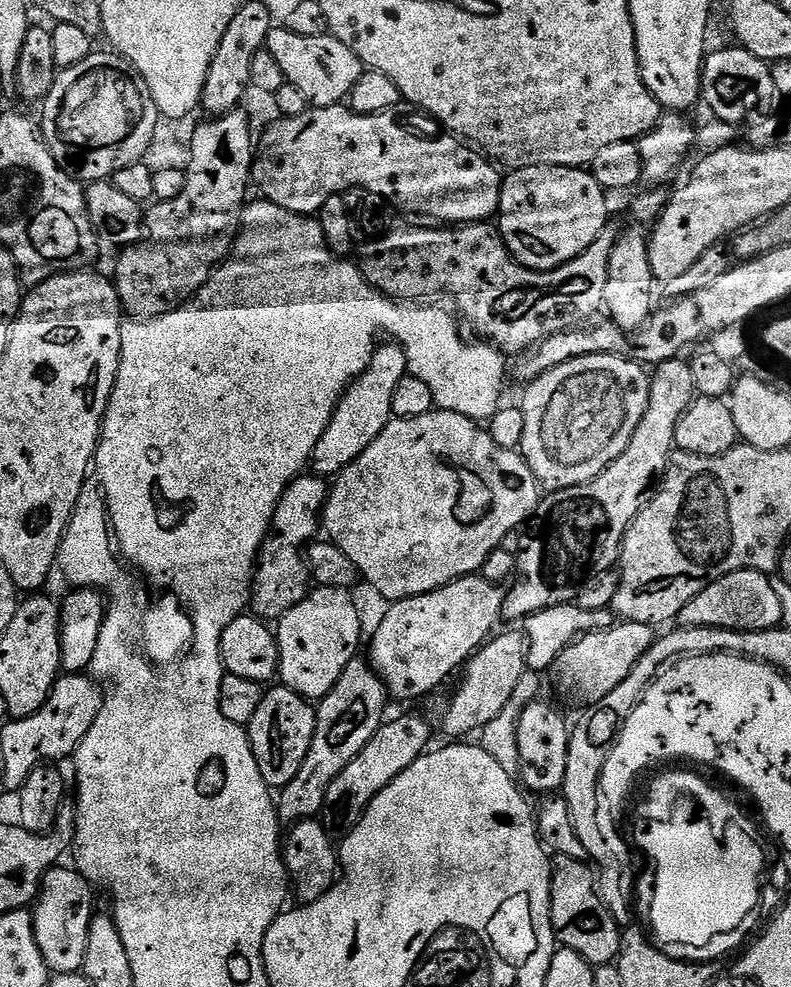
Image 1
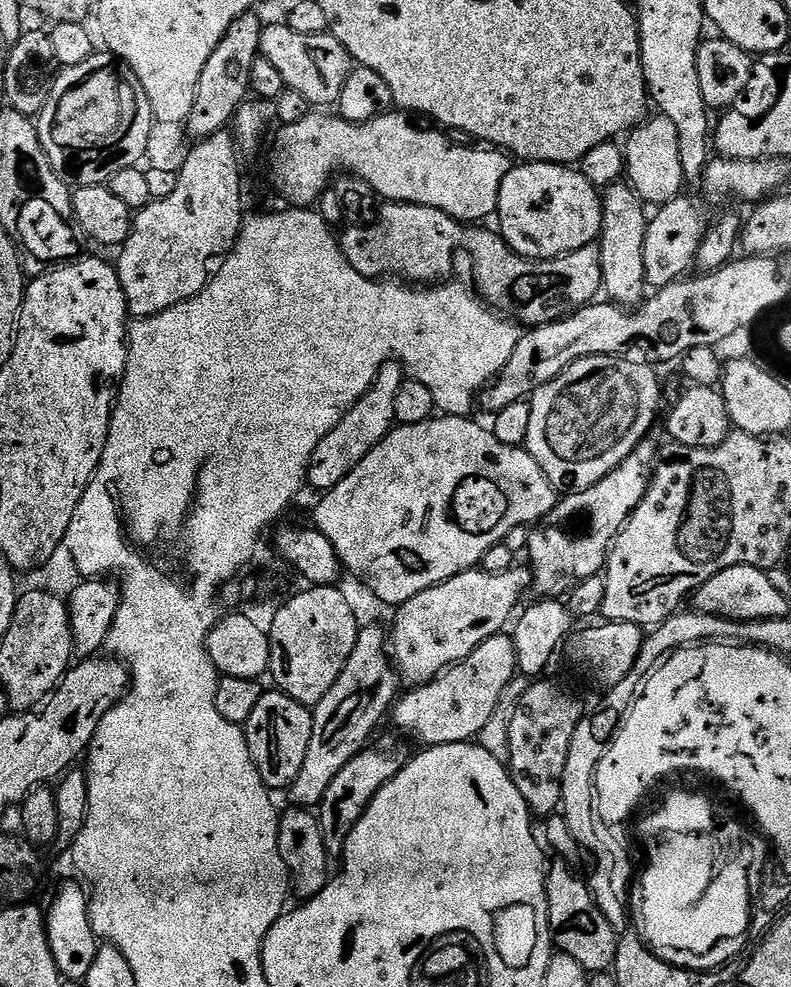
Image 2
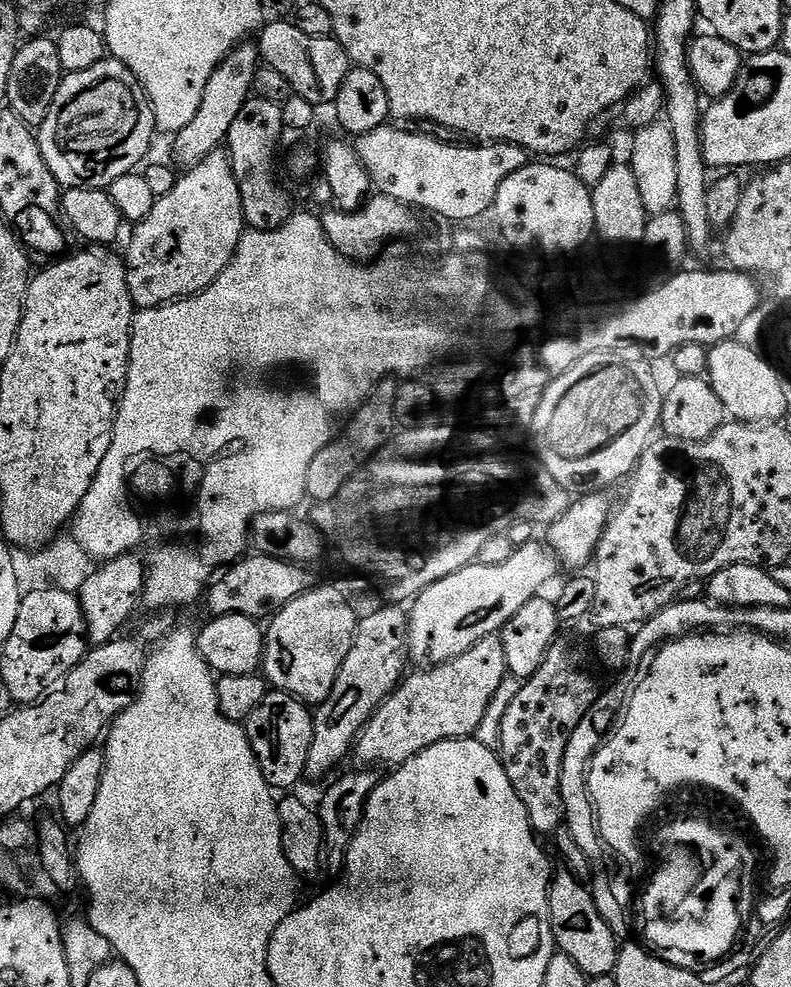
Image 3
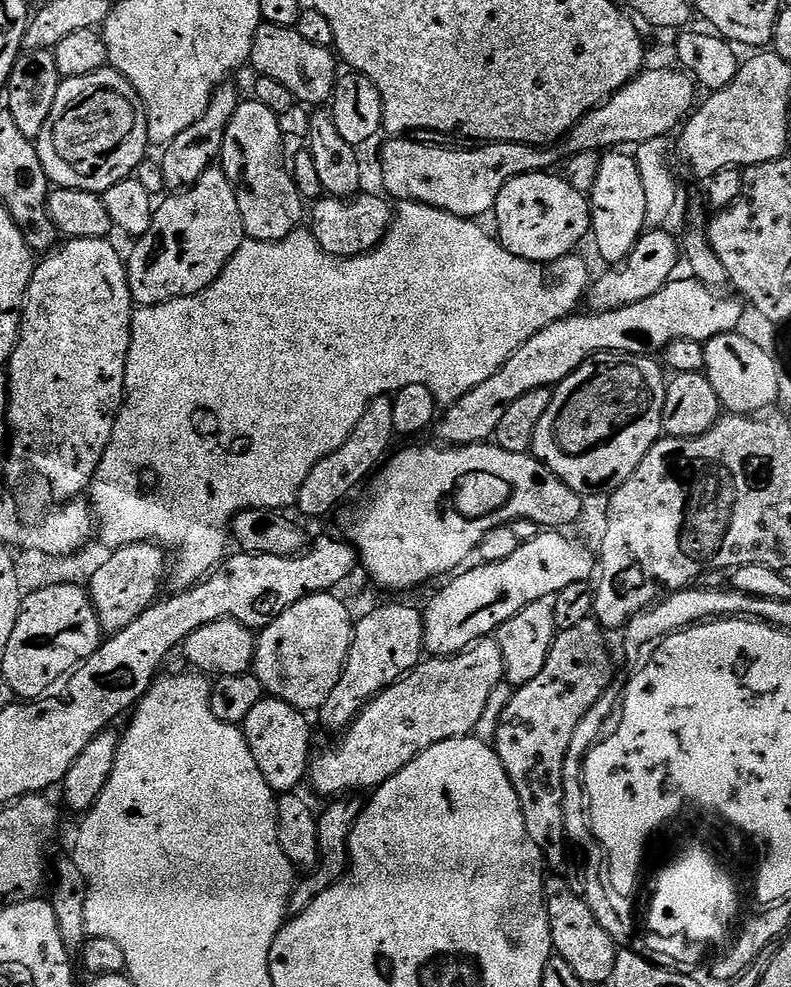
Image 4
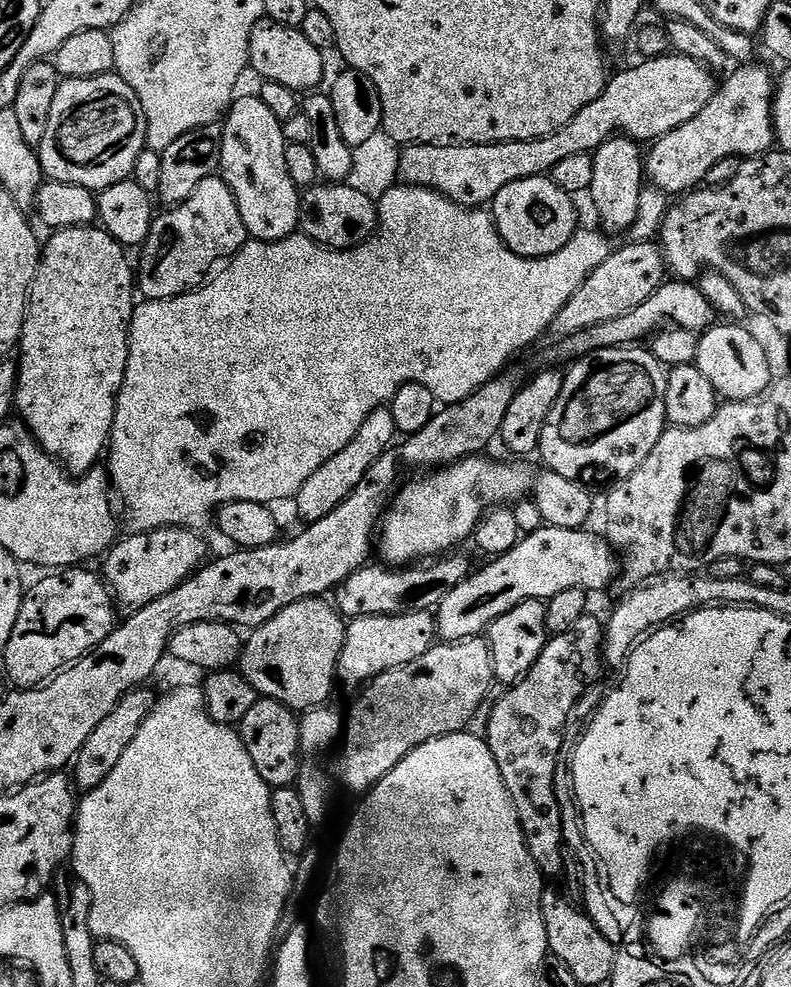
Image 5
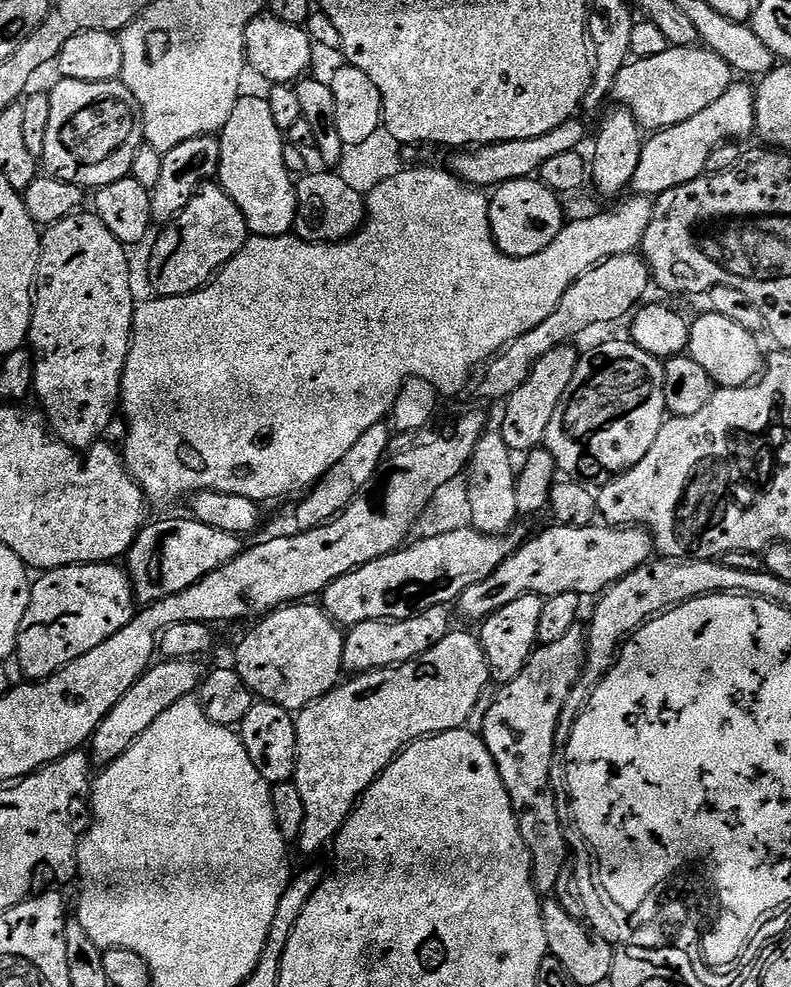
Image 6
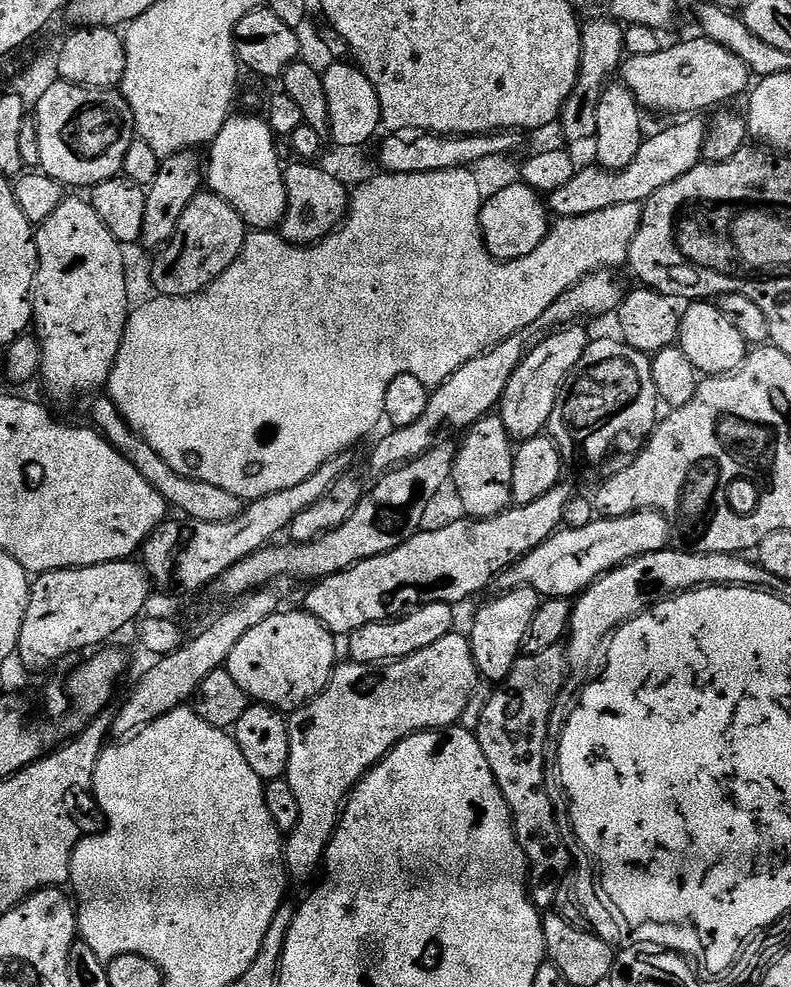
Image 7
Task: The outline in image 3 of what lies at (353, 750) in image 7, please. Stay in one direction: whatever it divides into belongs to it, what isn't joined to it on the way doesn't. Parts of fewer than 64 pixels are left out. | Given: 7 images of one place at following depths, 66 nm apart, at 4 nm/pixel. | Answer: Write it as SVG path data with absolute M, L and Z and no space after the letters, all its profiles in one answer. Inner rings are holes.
M499 635L482 638L466 654L427 670L413 671L361 728L354 745L354 756L364 763L361 765L399 766L438 742L471 737L483 722L496 691L503 686L504 676L509 675L506 650Z

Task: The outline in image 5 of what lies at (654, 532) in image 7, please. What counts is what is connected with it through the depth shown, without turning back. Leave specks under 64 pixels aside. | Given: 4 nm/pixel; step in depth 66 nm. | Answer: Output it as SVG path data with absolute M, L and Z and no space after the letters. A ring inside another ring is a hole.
M543 526L537 532L525 535L509 552L487 561L485 568L473 571L435 609L436 626L439 635L445 641L464 640L468 636L481 635L495 620L502 618L514 606L527 600L543 600L547 602L554 594L562 594L562 590L571 588L604 588L618 576L618 556L611 544L603 535L595 536L592 532L579 532L576 526Z

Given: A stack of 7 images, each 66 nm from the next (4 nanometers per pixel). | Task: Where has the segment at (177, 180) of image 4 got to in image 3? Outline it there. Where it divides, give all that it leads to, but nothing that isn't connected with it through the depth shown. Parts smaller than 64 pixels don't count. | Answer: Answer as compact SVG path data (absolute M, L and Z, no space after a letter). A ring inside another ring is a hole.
M252 42L237 44L217 66L214 74L210 74L210 82L206 82L206 90L202 94L202 106L198 106L198 114L190 122L190 126L175 133L171 163L177 169L187 170L198 166L210 153L217 151L227 141L230 126L234 126L234 118L238 118L238 110L242 110L242 106L253 95L261 58L259 47L255 43L248 43Z

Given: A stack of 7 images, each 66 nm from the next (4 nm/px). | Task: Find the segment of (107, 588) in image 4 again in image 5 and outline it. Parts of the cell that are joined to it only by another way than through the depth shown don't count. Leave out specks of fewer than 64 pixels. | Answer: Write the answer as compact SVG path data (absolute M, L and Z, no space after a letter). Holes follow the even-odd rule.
M165 526L153 528L150 532L136 532L125 538L117 539L116 543L108 549L104 560L103 579L106 581L119 611L124 614L131 614L142 610L142 606L150 606L162 594L170 594L183 580L188 579L193 572L197 571L209 559L208 548L200 537L199 531L179 526Z

